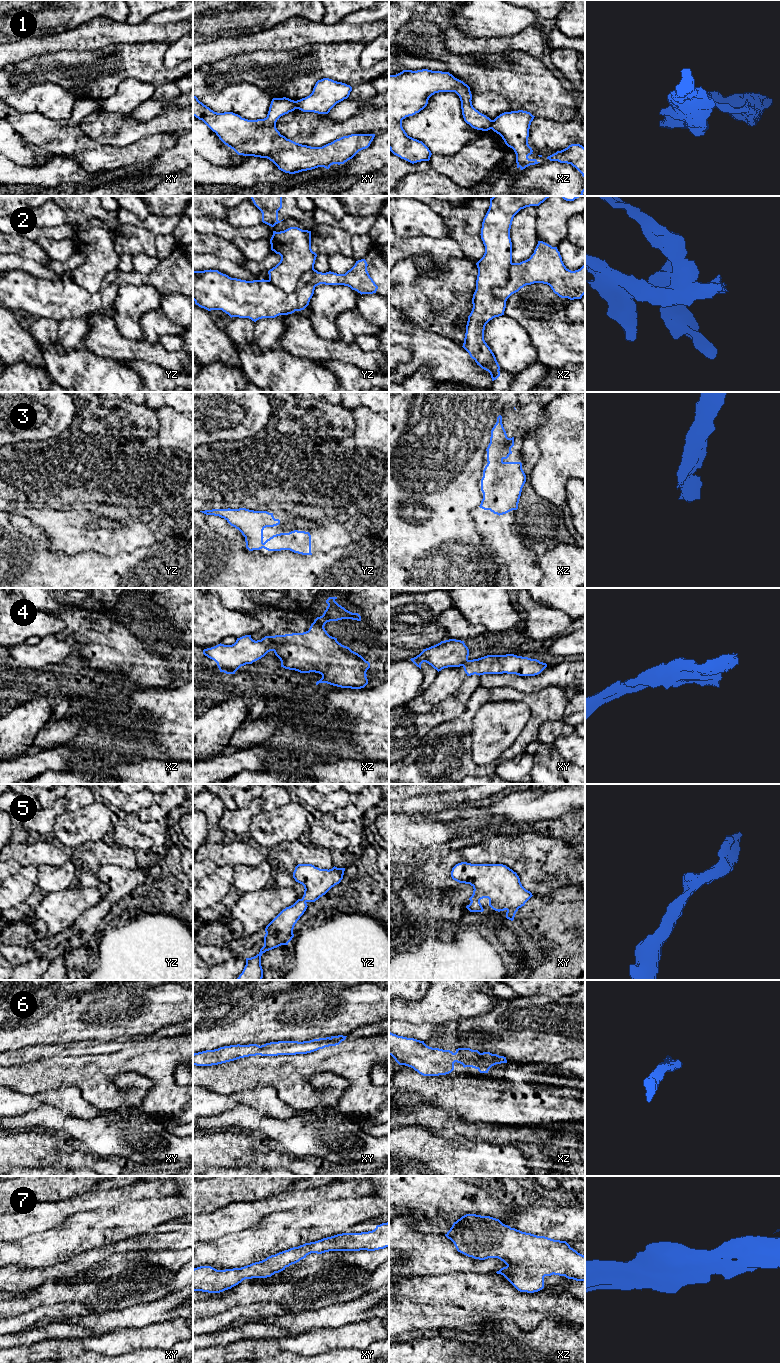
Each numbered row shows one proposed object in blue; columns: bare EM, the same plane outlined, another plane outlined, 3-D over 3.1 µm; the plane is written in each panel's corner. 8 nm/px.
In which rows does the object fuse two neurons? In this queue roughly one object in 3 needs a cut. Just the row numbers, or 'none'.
1, 2, 4

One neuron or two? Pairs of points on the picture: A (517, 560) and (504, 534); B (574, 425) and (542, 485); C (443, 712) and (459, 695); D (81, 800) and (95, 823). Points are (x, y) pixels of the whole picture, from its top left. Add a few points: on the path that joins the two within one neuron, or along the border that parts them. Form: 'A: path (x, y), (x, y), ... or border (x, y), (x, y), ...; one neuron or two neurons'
A: path (514, 554), (504, 540); one neuron
B: path (574, 440), (574, 444), (553, 470); one neuron
C: path (447, 708), (456, 699); one neuron
D: border (94, 801), (78, 810), (66, 811); two neurons

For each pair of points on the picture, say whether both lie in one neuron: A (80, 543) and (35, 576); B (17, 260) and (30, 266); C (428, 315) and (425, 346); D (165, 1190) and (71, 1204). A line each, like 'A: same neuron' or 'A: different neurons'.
A: different neurons
B: same neuron
C: different neurons
D: same neuron

